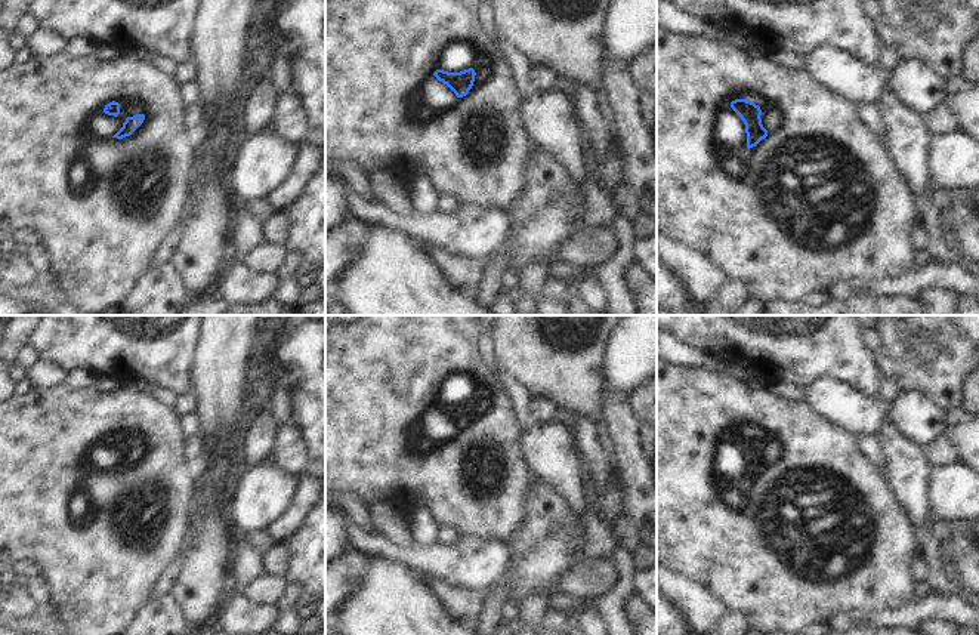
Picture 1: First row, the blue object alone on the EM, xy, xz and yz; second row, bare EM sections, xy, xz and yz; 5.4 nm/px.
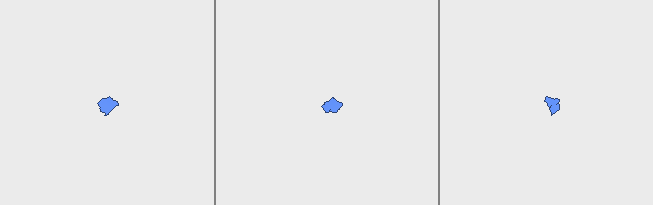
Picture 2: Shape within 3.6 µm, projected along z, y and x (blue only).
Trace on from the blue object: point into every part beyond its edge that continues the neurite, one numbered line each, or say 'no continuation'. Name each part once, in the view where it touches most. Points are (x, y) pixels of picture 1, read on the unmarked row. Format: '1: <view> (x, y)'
1: yz (817, 533)

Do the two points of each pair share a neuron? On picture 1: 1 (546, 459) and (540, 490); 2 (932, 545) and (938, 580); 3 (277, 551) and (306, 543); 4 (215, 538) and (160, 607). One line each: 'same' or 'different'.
1: different
2: same
3: different
4: different

